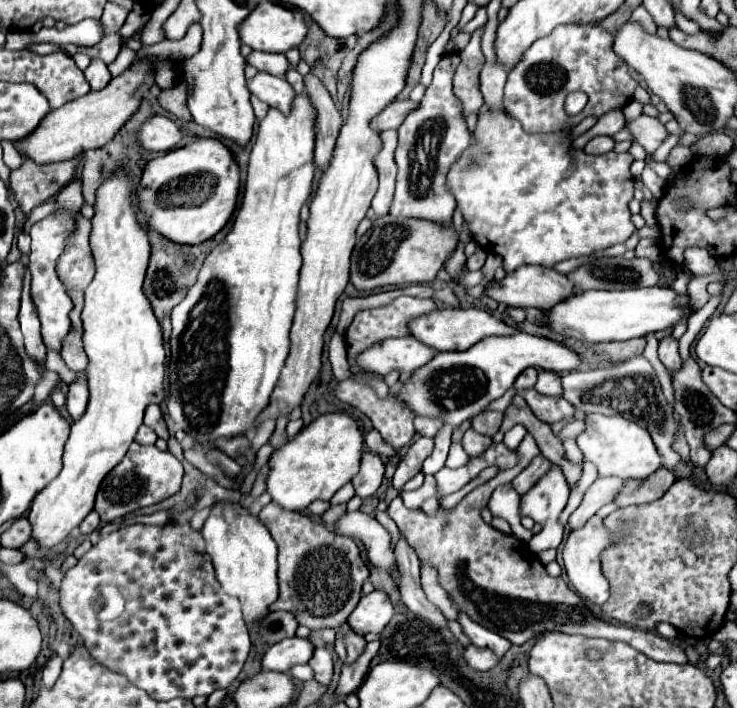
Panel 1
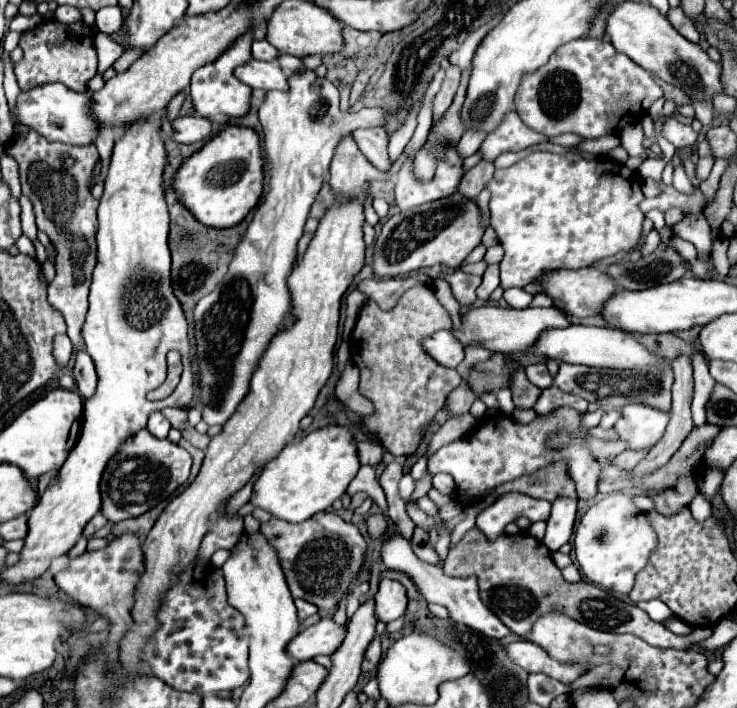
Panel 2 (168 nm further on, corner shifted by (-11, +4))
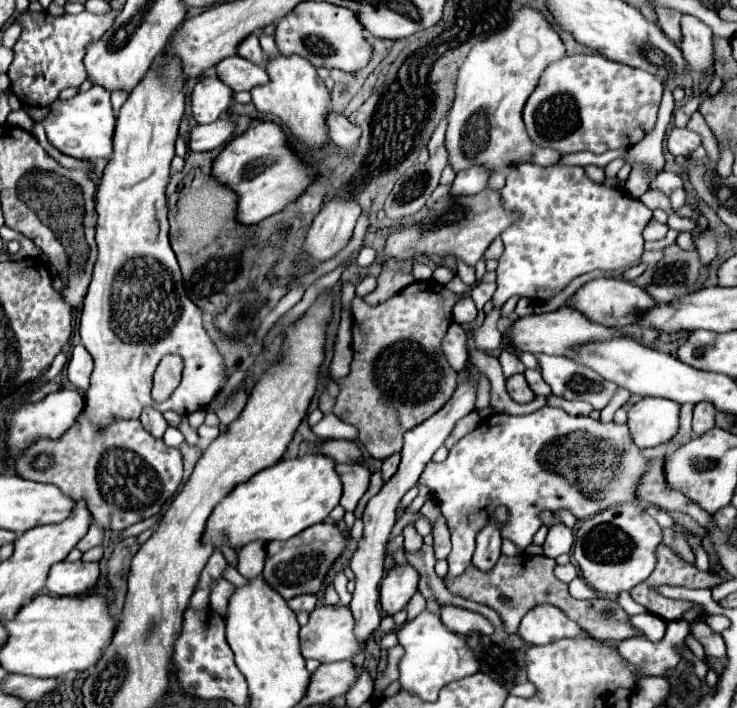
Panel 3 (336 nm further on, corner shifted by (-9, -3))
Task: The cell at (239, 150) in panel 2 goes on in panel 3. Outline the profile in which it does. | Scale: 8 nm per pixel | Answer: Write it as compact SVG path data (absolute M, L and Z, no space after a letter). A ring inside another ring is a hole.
M259 122L233 138L219 156L213 160L211 174L217 182L225 184L237 194L237 222L257 224L263 218L283 210L305 186L309 186L311 172L297 160L297 156L285 146L285 134L281 126L273 122Z

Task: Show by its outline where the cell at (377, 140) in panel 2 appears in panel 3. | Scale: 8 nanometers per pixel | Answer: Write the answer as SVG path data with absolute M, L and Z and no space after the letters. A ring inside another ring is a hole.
M331 112L329 114L329 134L339 148L355 150L361 138L361 128L357 124L351 124L345 116Z

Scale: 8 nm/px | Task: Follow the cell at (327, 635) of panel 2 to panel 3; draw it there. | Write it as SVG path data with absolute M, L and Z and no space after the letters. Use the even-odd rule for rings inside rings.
M317 606L309 614L309 622L299 632L301 640L301 654L305 658L315 658L319 662L339 662L349 660L357 652L361 652L361 644L355 640L353 634L353 616L349 612L349 606Z

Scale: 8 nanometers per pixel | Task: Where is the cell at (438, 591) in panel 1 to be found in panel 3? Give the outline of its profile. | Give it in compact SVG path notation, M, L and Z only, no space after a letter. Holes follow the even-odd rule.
M413 524L405 526L403 536L405 536L405 550L407 550L407 552L417 552L417 550L421 550L421 546L423 546L423 536L415 530Z

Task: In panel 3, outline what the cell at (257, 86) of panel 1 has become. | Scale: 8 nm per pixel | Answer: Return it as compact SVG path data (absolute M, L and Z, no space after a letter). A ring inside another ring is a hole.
M241 56L225 58L225 62L215 66L215 72L227 86L233 88L233 92L251 90L253 86L263 86L269 82L269 76L263 68Z

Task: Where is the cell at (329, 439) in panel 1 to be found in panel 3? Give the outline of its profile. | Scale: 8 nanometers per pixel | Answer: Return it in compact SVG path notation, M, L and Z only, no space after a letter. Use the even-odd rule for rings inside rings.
M305 454L291 460L279 460L257 472L251 480L235 486L235 490L217 504L203 540L215 548L221 548L223 536L227 536L231 548L241 548L253 540L289 540L301 530L325 522L329 512L339 504L341 490L341 476L335 470L333 458Z

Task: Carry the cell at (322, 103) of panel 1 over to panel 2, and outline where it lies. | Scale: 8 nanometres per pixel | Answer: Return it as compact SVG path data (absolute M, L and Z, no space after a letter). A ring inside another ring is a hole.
M351 135L343 137L331 161L329 185L333 193L341 195L343 199L353 199L369 179L387 179L387 173L367 163L365 155L359 151Z

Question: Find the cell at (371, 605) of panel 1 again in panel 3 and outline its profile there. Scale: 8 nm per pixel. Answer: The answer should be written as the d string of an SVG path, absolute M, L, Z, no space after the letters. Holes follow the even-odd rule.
M395 566L387 578L381 582L381 606L383 612L393 616L399 610L405 608L405 604L411 600L411 596L417 590L419 574L413 566Z

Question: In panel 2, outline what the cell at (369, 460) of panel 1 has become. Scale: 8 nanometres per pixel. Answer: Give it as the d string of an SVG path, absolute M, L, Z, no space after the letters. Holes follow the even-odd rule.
M357 441L357 455L359 455L361 465L377 467L383 457L383 447L373 441Z

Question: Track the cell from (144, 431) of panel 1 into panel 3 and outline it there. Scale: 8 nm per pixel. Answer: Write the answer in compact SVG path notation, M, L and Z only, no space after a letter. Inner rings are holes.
M145 408L145 410L143 410L143 414L141 414L141 424L143 424L143 428L145 428L149 434L153 434L153 438L163 438L165 430L169 428L169 424L167 424L165 418L163 418L163 414L157 412L155 408Z

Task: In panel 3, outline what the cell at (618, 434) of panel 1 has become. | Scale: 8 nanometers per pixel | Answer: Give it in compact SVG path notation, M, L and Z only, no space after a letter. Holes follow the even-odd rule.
M641 398L629 410L629 432L639 448L667 442L679 428L679 404L663 398Z

